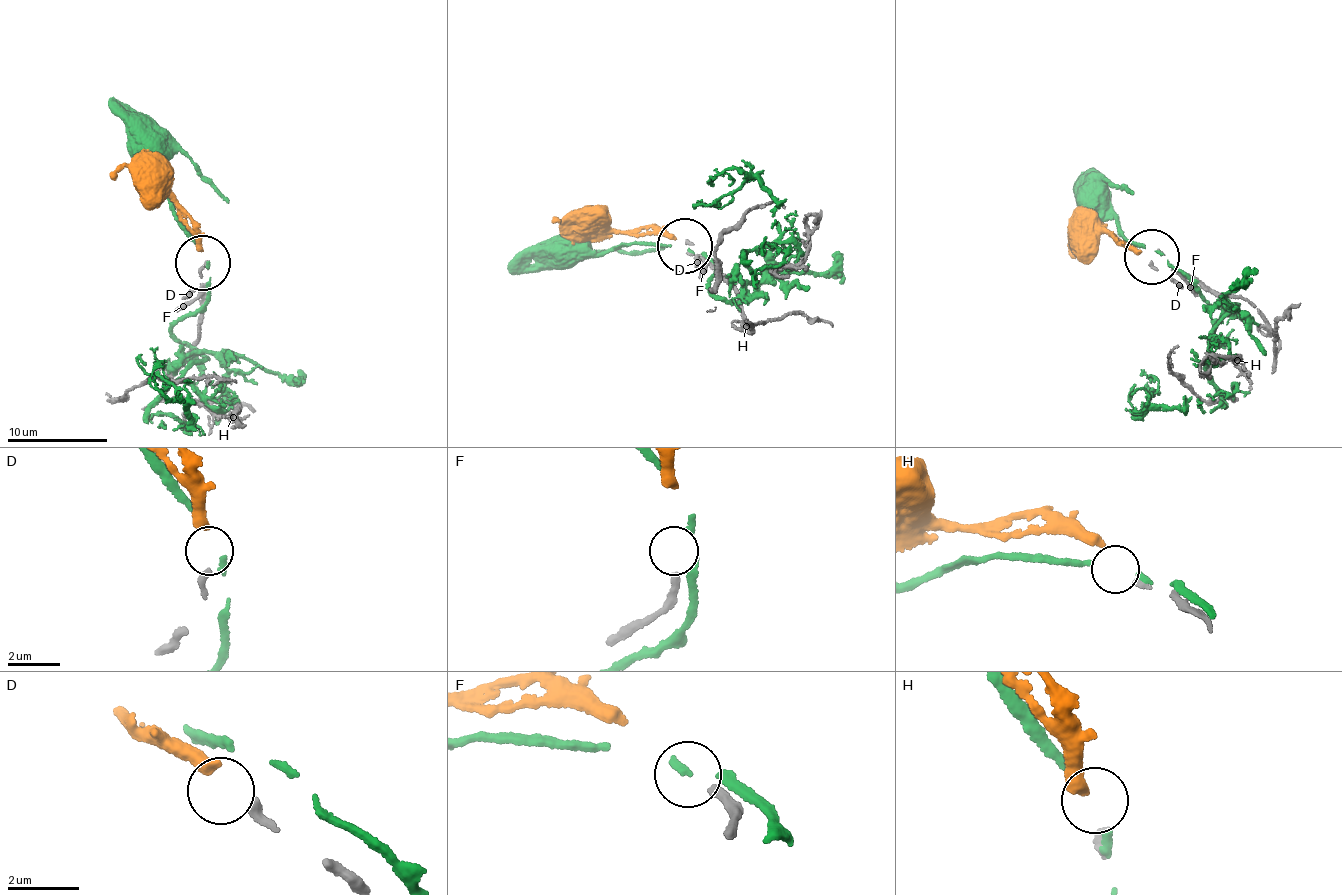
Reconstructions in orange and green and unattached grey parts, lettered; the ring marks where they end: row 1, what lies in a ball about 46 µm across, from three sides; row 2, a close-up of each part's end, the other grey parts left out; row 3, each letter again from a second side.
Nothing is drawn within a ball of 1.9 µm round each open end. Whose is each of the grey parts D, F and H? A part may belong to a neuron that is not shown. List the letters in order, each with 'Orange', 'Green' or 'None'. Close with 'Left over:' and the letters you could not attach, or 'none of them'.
D: Orange
F: None
H: None
Left over: F, H

